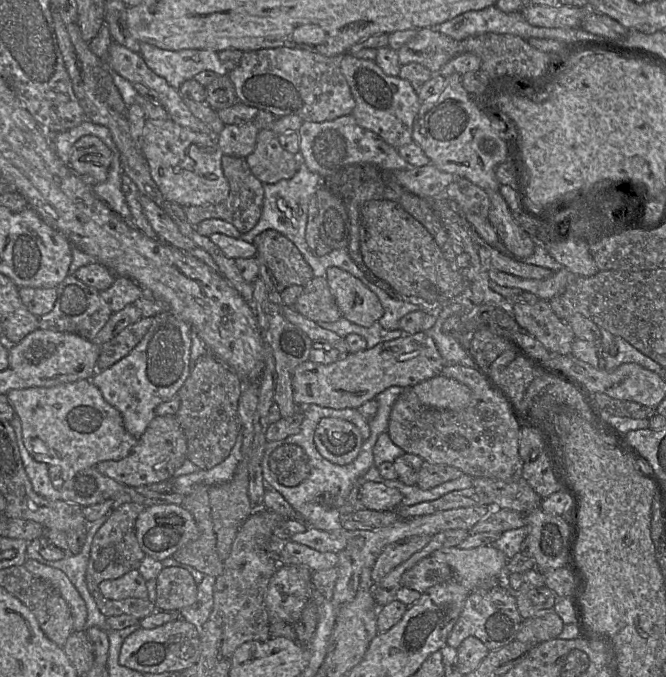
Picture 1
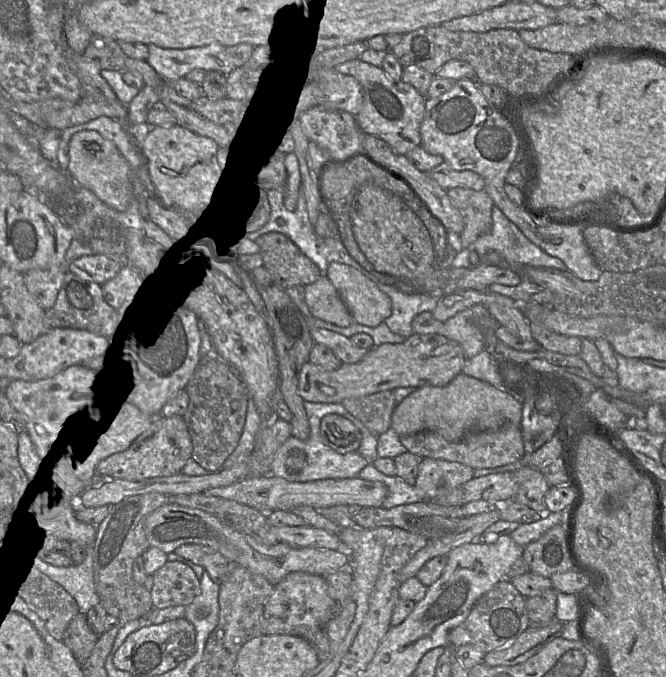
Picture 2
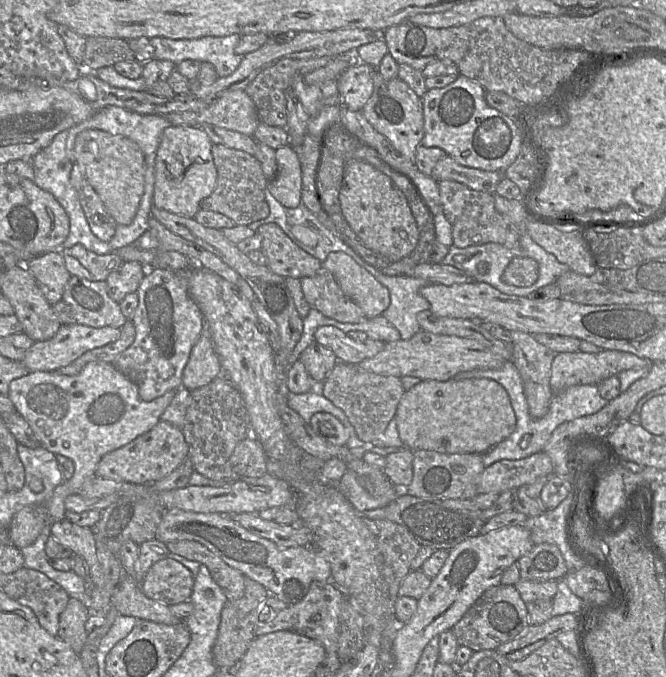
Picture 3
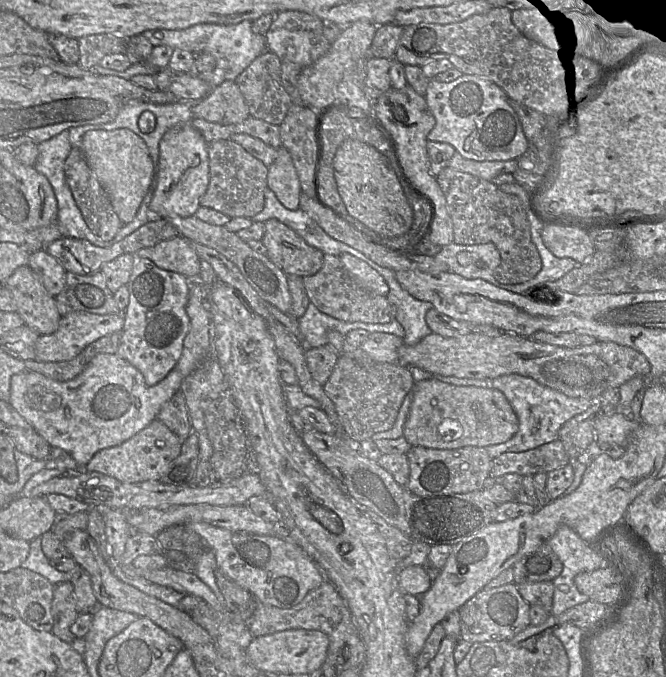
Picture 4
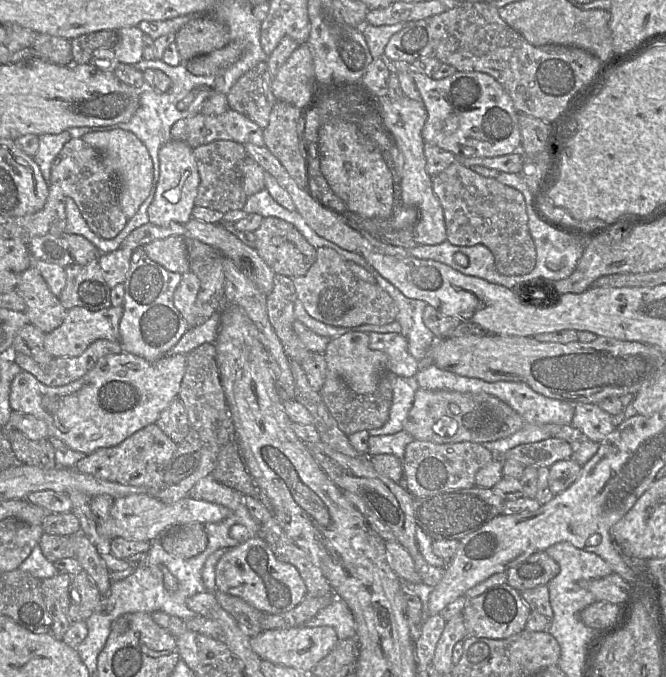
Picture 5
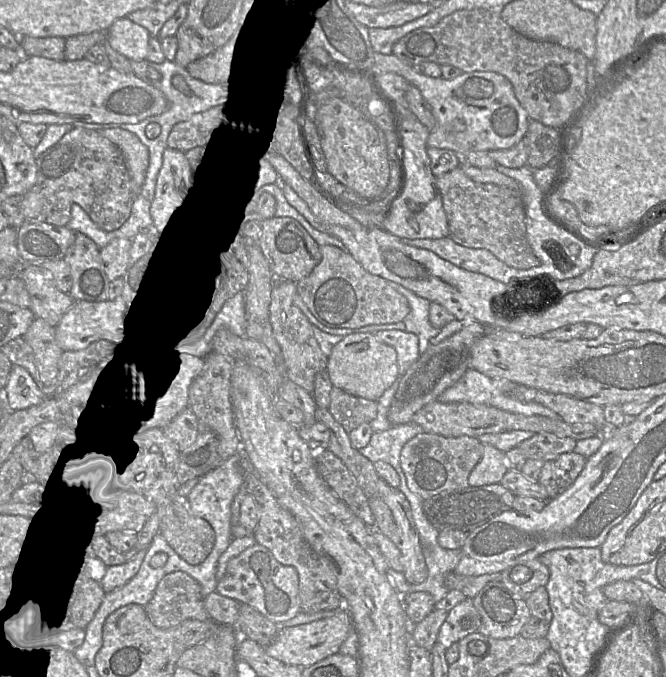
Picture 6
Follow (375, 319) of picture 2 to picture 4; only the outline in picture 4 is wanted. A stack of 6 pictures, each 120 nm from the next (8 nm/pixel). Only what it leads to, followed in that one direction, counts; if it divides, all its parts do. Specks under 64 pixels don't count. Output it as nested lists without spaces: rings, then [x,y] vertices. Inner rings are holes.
[[[342,253],[337,256],[351,278],[360,287],[380,296],[386,296],[389,288],[383,277],[367,263],[356,257]]]

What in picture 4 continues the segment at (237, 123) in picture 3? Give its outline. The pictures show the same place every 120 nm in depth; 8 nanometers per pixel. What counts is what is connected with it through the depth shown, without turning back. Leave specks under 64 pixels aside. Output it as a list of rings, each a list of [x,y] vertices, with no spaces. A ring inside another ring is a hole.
[[[225,81],[191,109],[193,118],[201,118],[222,125],[236,124],[247,119],[248,106],[235,81]]]

